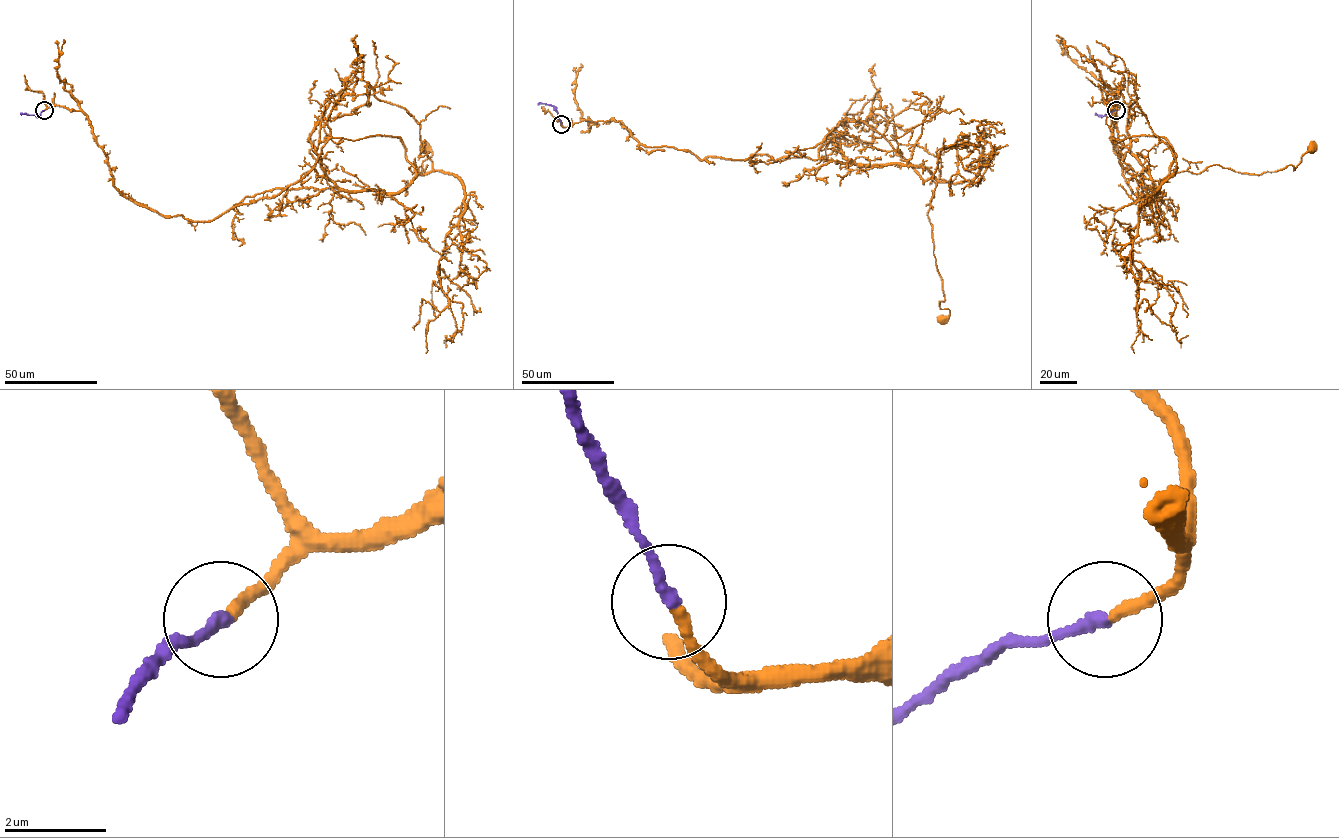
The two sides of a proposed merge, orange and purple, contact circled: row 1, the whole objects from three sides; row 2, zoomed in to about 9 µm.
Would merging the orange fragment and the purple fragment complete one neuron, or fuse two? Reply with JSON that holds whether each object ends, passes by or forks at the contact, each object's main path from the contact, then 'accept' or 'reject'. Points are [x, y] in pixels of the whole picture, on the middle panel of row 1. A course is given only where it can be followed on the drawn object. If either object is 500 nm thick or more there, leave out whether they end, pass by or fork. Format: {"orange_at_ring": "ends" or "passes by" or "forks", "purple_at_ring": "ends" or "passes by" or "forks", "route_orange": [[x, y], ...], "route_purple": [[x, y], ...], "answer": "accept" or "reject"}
{"orange_at_ring": "ends", "purple_at_ring": "ends", "route_orange": [[562, 124], [613, 119], [647, 147], [777, 160], [865, 121], [937, 181], [943, 318]], "route_purple": [[562, 124], [553, 106], [538, 104]], "answer": "accept"}

